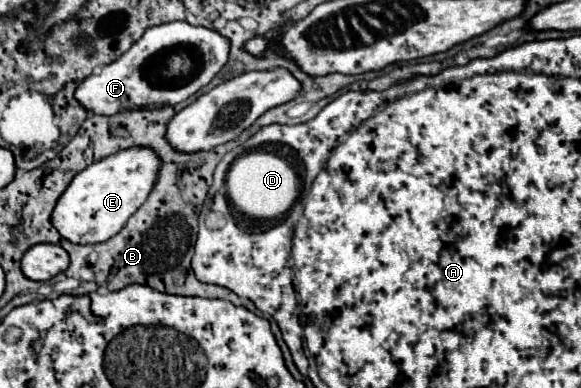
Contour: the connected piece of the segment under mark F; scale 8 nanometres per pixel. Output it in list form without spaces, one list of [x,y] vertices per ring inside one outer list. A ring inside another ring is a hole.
[[[185,21],[165,23],[147,29],[145,35],[137,43],[133,43],[133,47],[127,53],[123,53],[113,63],[105,65],[99,73],[89,75],[77,87],[75,97],[85,109],[97,115],[115,115],[125,109],[139,109],[149,105],[151,107],[175,105],[197,93],[201,87],[205,87],[221,71],[227,59],[229,59],[229,39],[219,31],[207,27],[193,27]],[[173,47],[197,47],[197,51],[201,51],[201,71],[197,71],[197,75],[193,75],[193,79],[189,79],[185,87],[169,87],[169,83],[165,83],[165,87],[157,87],[157,83],[149,83],[149,79],[145,79],[145,63],[149,63],[149,59],[153,59],[157,51],[173,51]]]

